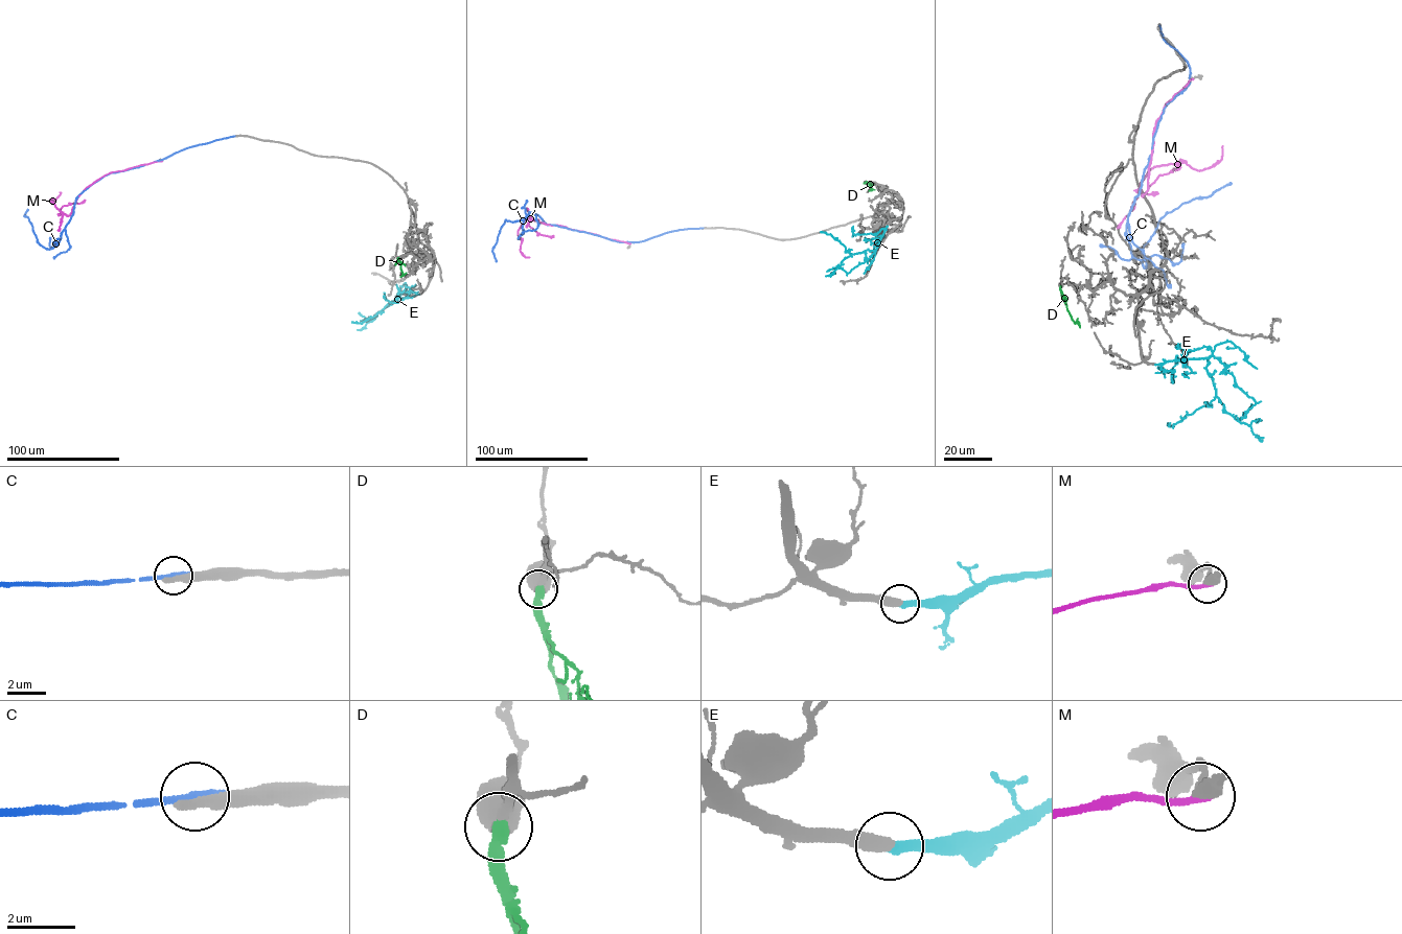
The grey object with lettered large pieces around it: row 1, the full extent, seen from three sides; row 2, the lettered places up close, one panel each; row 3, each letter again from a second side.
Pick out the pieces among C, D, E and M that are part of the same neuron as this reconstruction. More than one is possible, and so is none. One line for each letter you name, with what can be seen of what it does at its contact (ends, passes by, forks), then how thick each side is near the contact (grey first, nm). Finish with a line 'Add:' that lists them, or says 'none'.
D: It ends there. Thickness 550 nm (grey) against 400 nm
E: It ends there. Thickness 400 nm (grey) against 360 nm
Add: D, E

